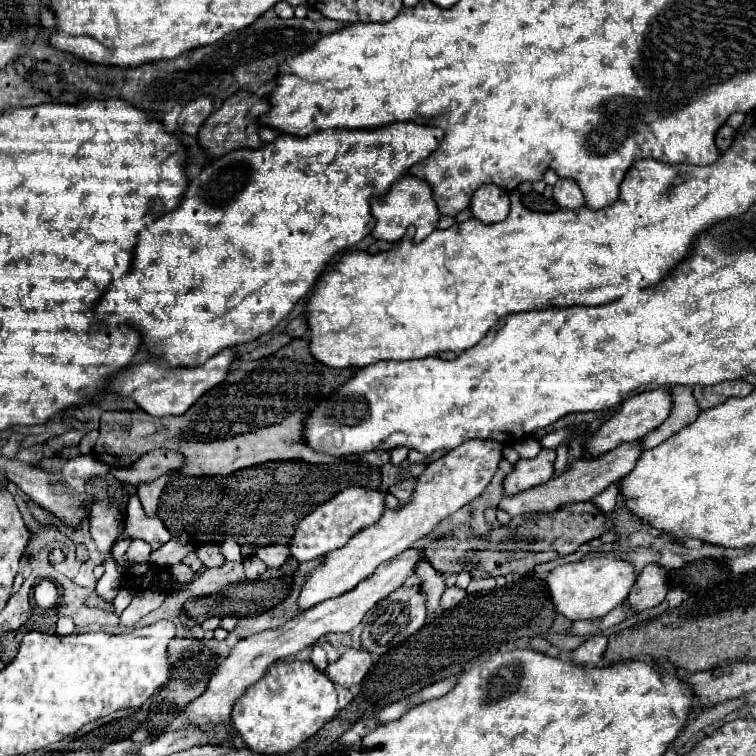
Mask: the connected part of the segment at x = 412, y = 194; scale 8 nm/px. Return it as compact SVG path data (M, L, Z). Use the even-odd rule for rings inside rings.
M404 176L396 180L390 190L384 196L374 198L372 202L372 214L376 218L376 226L372 230L372 236L386 242L400 242L406 234L408 226L416 228L414 242L422 242L430 232L436 230L436 224L440 220L440 214L436 212L436 206L432 204L432 198L428 196L428 184L422 180L416 180L414 176Z

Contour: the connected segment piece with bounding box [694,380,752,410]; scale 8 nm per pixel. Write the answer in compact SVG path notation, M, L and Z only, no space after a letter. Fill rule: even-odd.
M734 380L734 382L722 382L716 386L694 386L694 396L700 404L700 408L710 408L718 406L720 402L732 398L732 396L746 396L752 390L752 386L744 380Z

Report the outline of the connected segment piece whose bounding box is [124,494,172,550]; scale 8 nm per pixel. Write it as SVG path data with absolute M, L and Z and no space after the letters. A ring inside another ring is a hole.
M132 494L126 502L124 532L132 538L140 538L140 540L148 542L152 546L152 550L158 550L162 544L166 544L172 538L158 516L148 516L144 512L138 494Z

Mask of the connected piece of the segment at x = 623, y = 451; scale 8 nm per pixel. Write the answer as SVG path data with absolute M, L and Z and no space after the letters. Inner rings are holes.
M636 440L636 442L620 444L618 448L606 452L604 456L600 456L596 460L578 458L572 464L572 470L568 470L566 474L562 474L562 476L558 476L558 478L554 478L546 484L540 484L536 488L530 488L526 492L520 492L520 494L514 494L514 496L504 496L498 504L498 508L508 512L510 516L518 516L518 514L526 514L526 512L550 512L552 508L560 508L560 504L590 500L592 496L600 494L610 484L618 482L626 474L630 474L636 466L638 458L640 458L640 452L642 452L642 446L640 446L640 440Z

